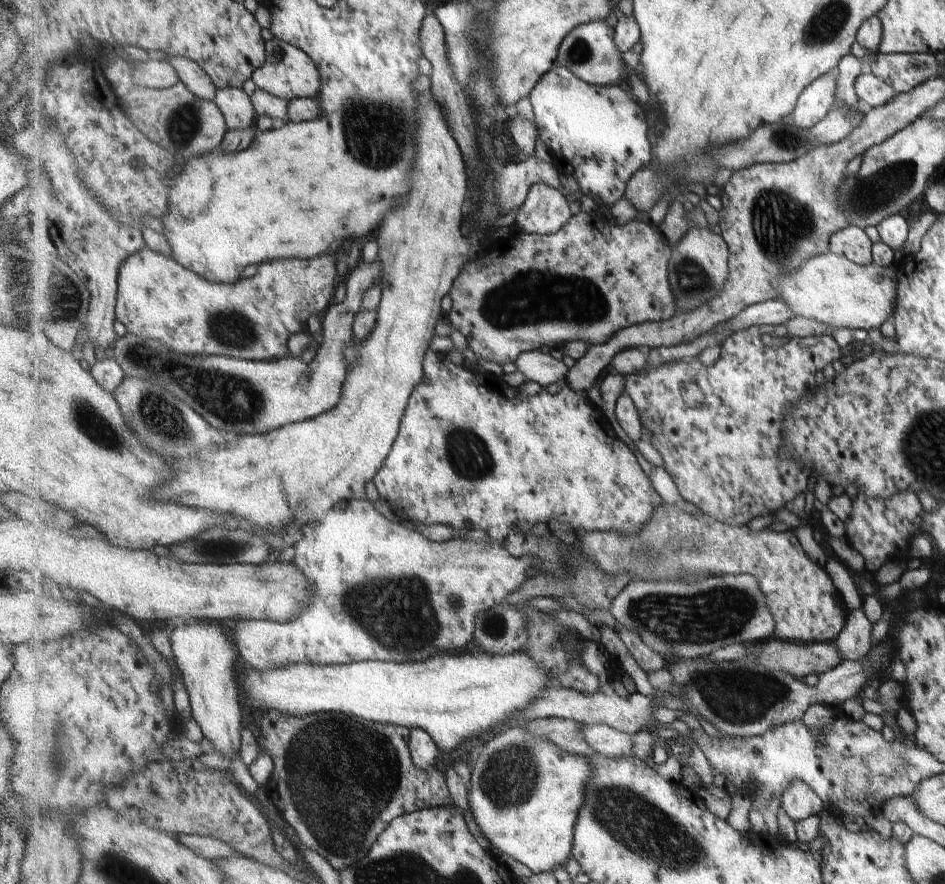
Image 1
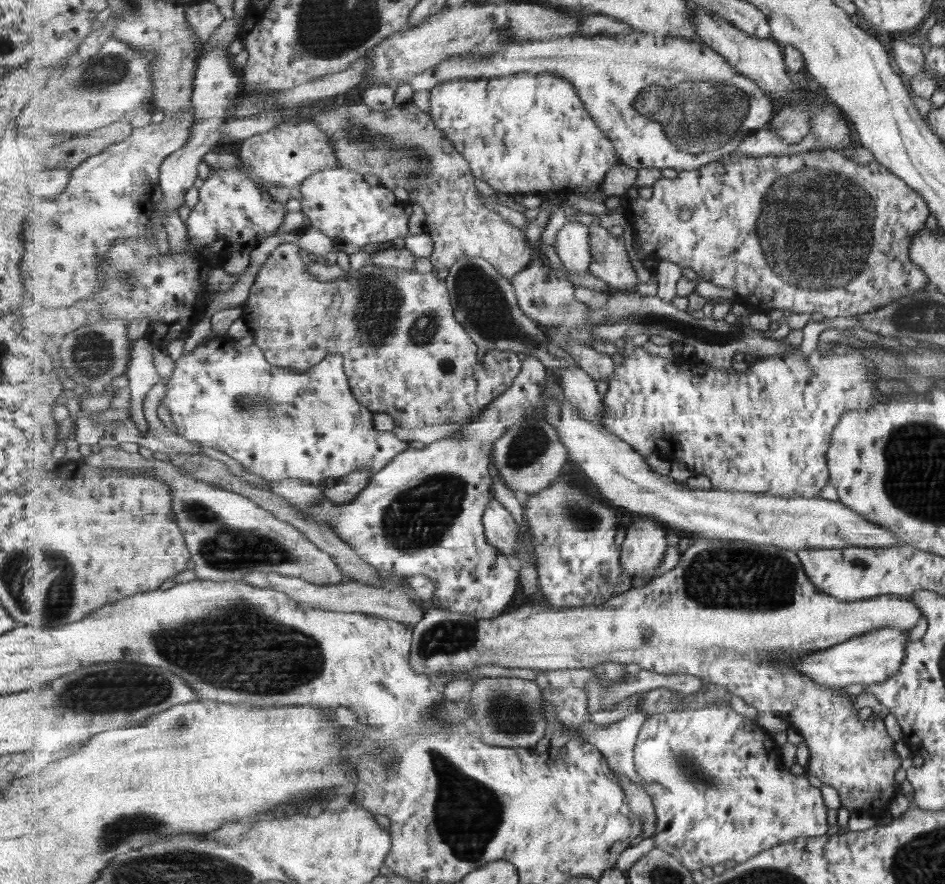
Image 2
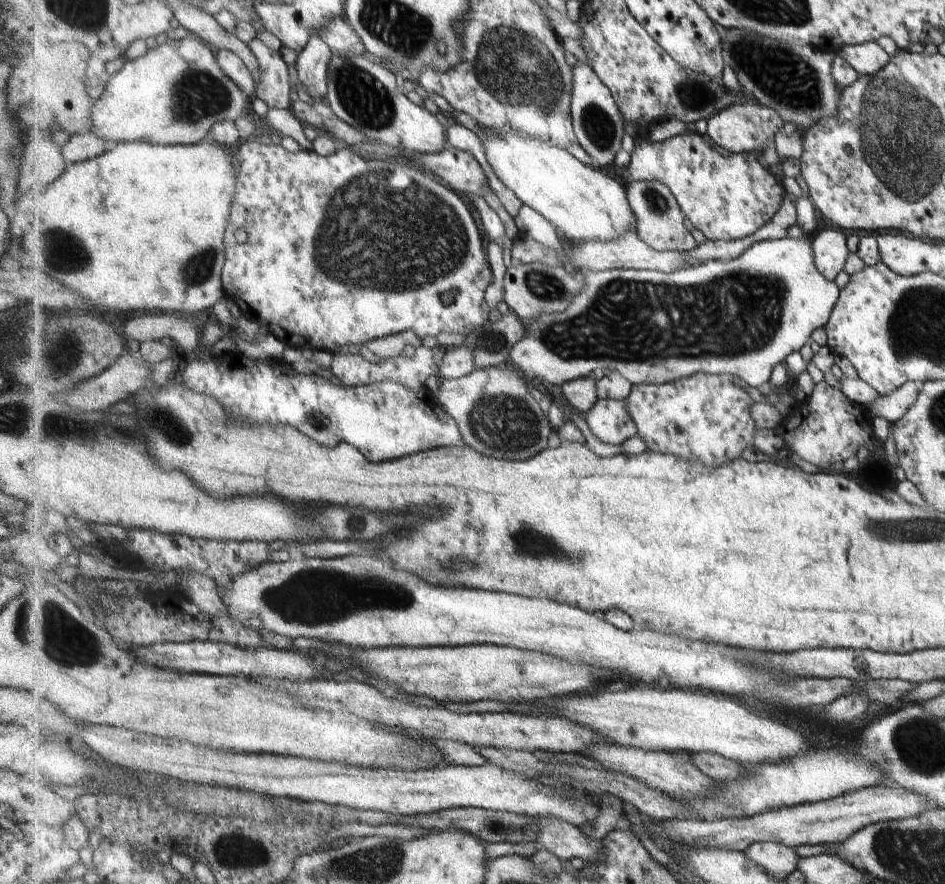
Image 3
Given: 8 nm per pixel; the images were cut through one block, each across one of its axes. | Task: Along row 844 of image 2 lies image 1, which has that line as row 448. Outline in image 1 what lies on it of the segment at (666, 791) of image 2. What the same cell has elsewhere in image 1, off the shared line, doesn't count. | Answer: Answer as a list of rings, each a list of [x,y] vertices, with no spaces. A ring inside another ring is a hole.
[[[753,325],[749,328],[744,328],[739,332],[733,333],[721,347],[720,359],[712,367],[704,365],[697,358],[676,361],[675,363],[671,362],[655,368],[649,367],[647,364],[641,373],[626,376],[624,392],[630,394],[633,402],[638,406],[638,411],[642,415],[642,423],[645,430],[644,436],[660,453],[665,464],[664,466],[677,483],[683,500],[689,501],[693,506],[697,506],[699,510],[707,512],[709,516],[715,516],[721,522],[735,522],[735,525],[746,525],[755,516],[773,515],[777,510],[788,507],[797,497],[806,493],[812,486],[812,482],[809,480],[811,476],[808,474],[808,469],[802,463],[789,459],[786,456],[786,451],[784,450],[785,431],[782,430],[782,420],[792,409],[792,406],[798,405],[798,402],[802,401],[803,397],[814,397],[814,394],[817,393],[818,386],[815,374],[819,370],[823,370],[827,364],[831,364],[833,360],[841,358],[847,351],[843,350],[834,336],[821,335],[805,338],[791,336],[789,329],[785,325]],[[767,334],[775,338],[788,338],[788,340],[779,348],[771,348],[771,346],[767,346],[763,342],[763,336],[767,336]]]

